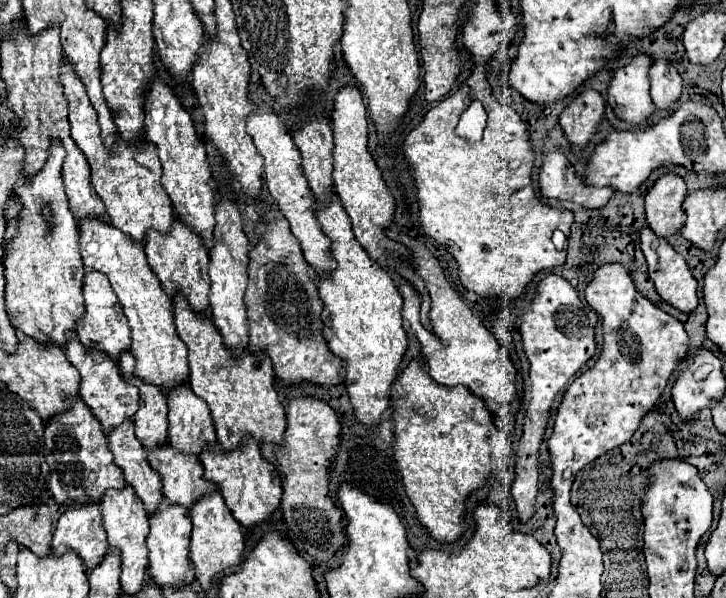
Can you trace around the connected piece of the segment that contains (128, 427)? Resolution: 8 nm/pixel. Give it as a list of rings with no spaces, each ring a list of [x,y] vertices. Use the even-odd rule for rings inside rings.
[[[126,420],[126,424],[114,428],[106,438],[110,452],[114,454],[112,462],[124,472],[126,484],[132,486],[136,496],[144,502],[144,510],[154,514],[162,500],[162,484],[160,476],[150,468],[146,450],[142,450],[142,444],[134,434],[134,422]]]

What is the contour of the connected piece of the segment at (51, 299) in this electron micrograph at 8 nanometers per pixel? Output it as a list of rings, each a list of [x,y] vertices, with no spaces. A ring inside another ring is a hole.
[[[54,142],[50,148],[50,160],[46,166],[28,182],[16,186],[22,212],[18,216],[18,236],[12,240],[12,250],[4,262],[6,276],[6,312],[14,330],[30,336],[38,344],[64,346],[66,332],[76,328],[76,322],[84,316],[84,268],[78,252],[78,228],[70,214],[68,198],[62,186],[62,144]],[[50,206],[52,224],[42,216],[42,208]]]

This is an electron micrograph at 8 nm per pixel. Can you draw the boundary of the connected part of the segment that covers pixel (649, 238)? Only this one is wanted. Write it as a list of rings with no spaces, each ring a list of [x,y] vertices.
[[[644,228],[640,232],[640,242],[642,242],[642,252],[648,262],[648,274],[656,286],[656,292],[664,302],[668,302],[672,308],[690,314],[698,306],[698,294],[696,294],[696,280],[686,264],[686,260],[660,236],[650,232],[650,228]]]

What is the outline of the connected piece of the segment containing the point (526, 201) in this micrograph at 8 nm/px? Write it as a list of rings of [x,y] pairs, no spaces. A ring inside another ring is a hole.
[[[474,64],[472,76],[460,86],[460,90],[442,100],[440,106],[432,108],[424,116],[420,126],[406,136],[404,154],[416,172],[422,226],[428,236],[444,244],[448,252],[454,256],[460,268],[460,280],[466,286],[466,290],[482,298],[500,296],[506,300],[514,300],[524,294],[534,274],[566,262],[570,226],[574,222],[572,212],[562,208],[550,208],[536,198],[532,190],[534,150],[530,146],[530,132],[522,122],[522,118],[512,108],[500,104],[492,96],[490,84],[486,80],[486,64]],[[474,100],[480,100],[488,114],[488,122],[480,144],[470,144],[468,140],[462,140],[454,132],[458,116],[464,112],[466,104]],[[556,229],[567,237],[562,250],[554,248],[552,234]]]

